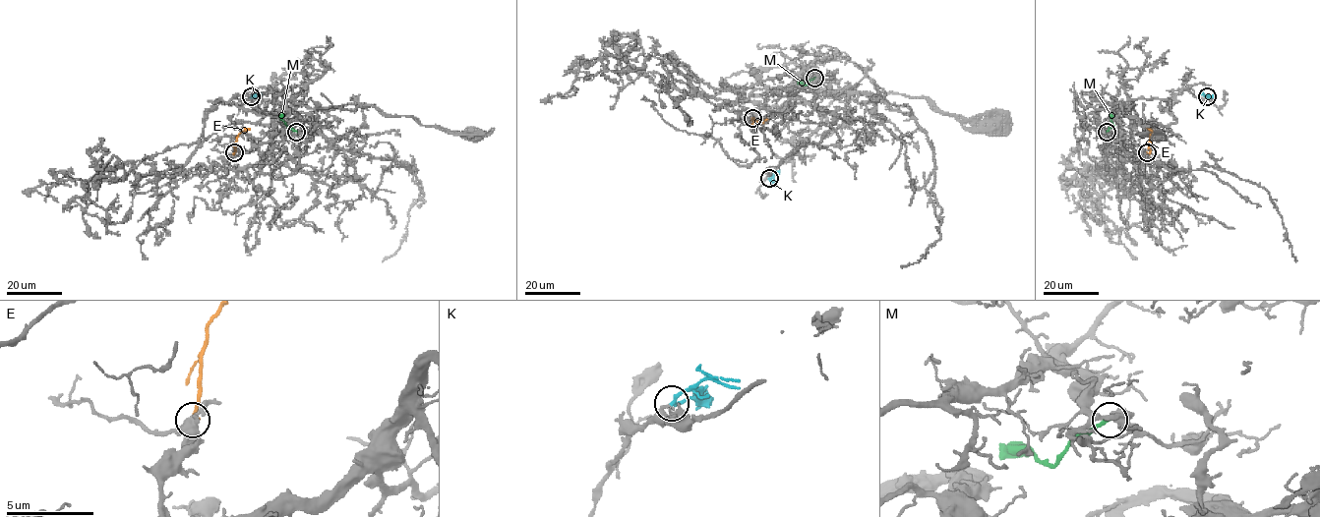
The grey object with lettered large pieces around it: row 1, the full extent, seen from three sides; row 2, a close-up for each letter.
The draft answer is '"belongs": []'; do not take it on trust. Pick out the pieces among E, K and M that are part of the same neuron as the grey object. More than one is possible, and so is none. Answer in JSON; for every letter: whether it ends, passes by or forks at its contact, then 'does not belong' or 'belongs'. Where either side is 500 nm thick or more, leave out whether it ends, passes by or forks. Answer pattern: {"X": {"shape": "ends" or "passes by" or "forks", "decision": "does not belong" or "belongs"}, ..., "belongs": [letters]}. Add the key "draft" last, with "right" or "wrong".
{"E": {"shape": "ends", "decision": "does not belong"}, "K": {"shape": "ends", "decision": "belongs"}, "M": {"shape": "ends", "decision": "does not belong"}, "belongs": ["K"], "draft": "wrong"}

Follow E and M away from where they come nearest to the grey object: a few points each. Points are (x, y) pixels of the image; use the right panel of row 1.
E: (1147, 152), (1150, 152), (1152, 131), (1148, 129)
M: (1107, 131), (1113, 127), (1110, 114)

